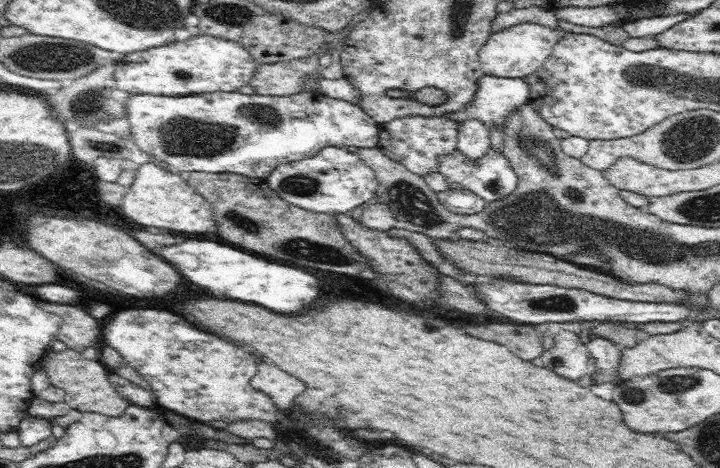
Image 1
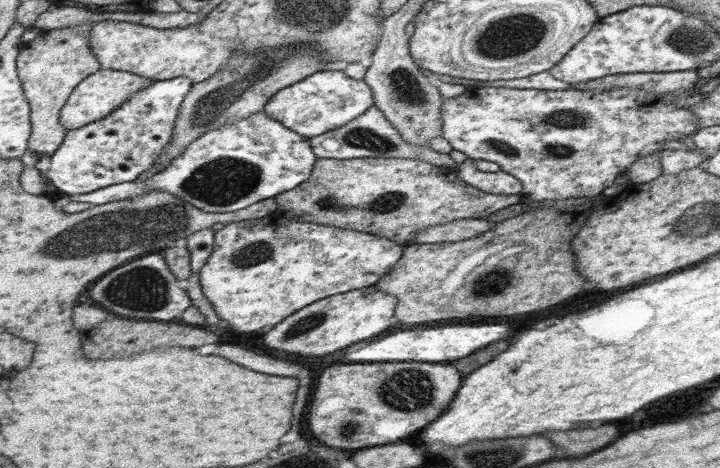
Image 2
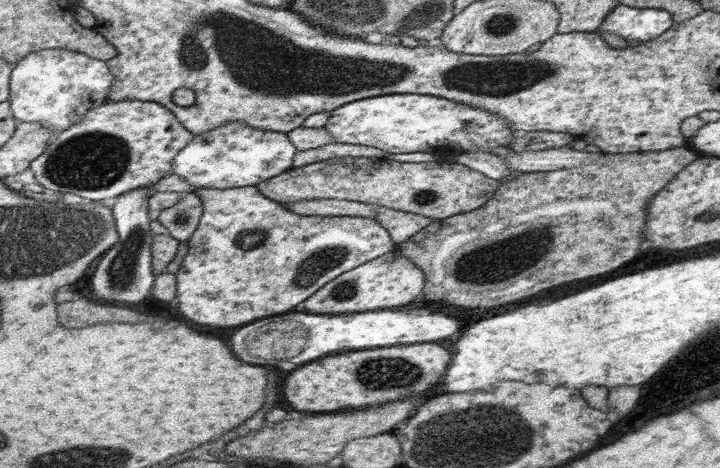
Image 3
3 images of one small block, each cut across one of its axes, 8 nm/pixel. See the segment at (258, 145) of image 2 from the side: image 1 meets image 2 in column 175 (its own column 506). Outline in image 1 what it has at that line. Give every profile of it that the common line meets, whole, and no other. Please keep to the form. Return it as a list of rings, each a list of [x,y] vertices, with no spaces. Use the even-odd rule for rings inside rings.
[[[490,147],[488,152],[482,157],[475,158],[464,156],[460,149],[452,149],[450,153],[444,153],[437,162],[437,172],[440,172],[450,184],[458,184],[462,188],[478,194],[487,203],[496,202],[512,194],[518,187],[519,178],[516,171],[510,165],[508,157],[504,156],[503,151]]]

